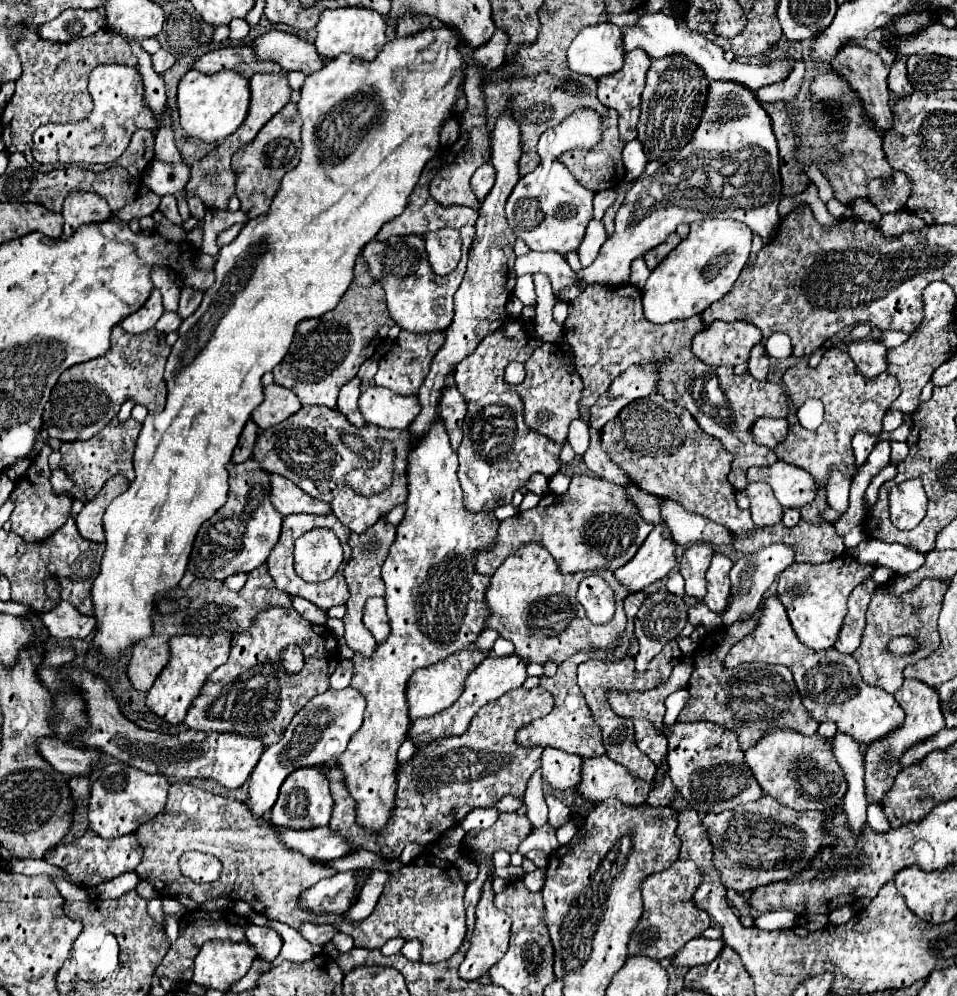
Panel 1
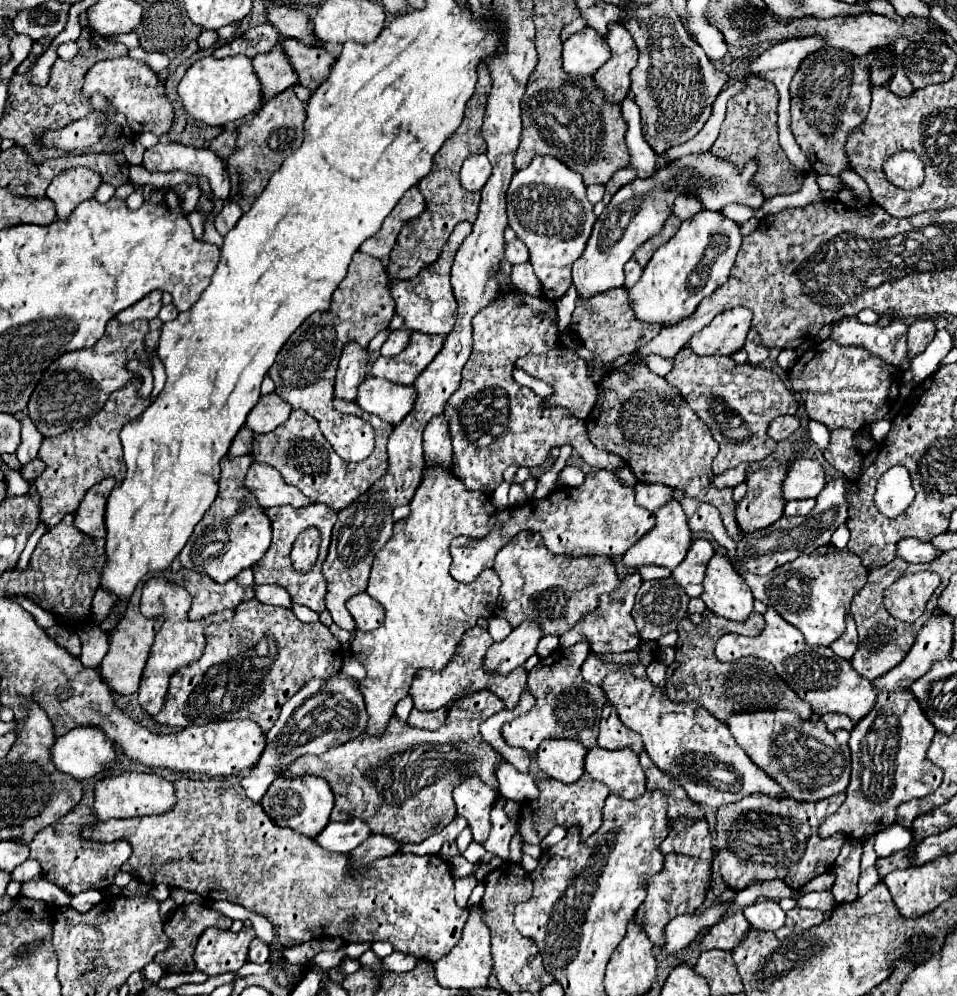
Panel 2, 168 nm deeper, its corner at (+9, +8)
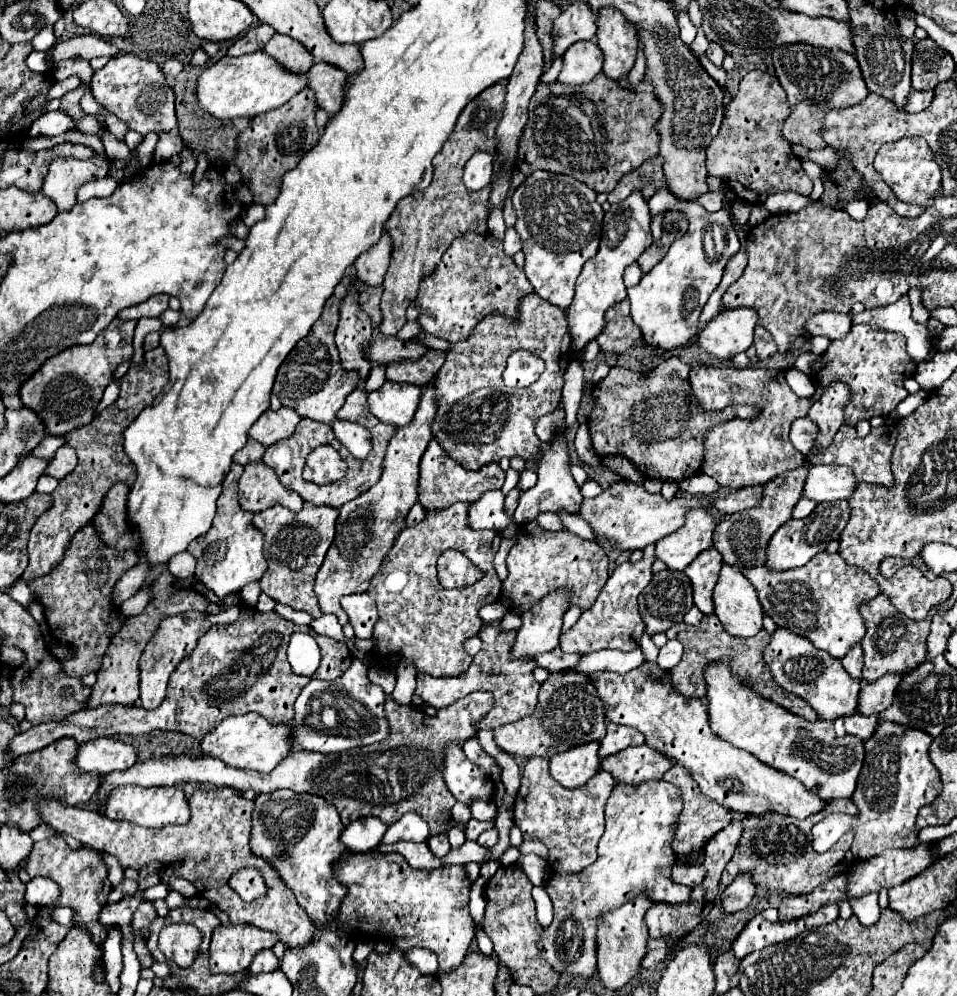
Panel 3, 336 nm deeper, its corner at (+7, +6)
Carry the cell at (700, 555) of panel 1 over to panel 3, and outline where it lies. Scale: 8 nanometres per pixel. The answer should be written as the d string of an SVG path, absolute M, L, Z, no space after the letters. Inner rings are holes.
M715 548L703 550L699 554L699 558L695 558L695 562L691 562L685 568L687 578L693 584L693 600L695 606L703 612L703 614L711 614L713 612L713 600L711 600L711 592L715 588L719 570L721 570L721 554Z

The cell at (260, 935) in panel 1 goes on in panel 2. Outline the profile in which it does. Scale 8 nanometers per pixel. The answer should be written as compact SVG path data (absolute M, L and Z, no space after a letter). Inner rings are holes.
M255 938L253 944L251 944L251 950L249 950L249 962L265 964L267 958L269 958L269 946L267 946L263 940Z

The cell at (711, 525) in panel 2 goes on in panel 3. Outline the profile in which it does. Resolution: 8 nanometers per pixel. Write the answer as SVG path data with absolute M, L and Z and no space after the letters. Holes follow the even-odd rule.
M819 552L801 568L775 572L765 566L755 566L745 568L743 574L757 588L763 610L777 626L809 638L815 648L829 652L833 658L843 658L843 654L863 638L865 624L857 608L879 594L877 582L863 568L853 568L839 554L829 552Z

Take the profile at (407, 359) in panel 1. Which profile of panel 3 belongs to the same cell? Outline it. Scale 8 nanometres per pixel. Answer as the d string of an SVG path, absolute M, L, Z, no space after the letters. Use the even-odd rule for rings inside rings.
M427 350L417 360L399 360L387 366L387 380L425 386L445 362L445 350Z

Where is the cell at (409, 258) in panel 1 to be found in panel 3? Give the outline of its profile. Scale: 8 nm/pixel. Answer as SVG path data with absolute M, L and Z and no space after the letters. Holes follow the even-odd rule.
M465 232L455 238L442 256L429 282L421 282L415 306L419 308L417 324L423 332L443 338L447 342L459 342L471 334L475 322L491 310L499 310L507 316L517 314L519 298L533 292L531 282L525 272L519 270L513 258L505 254L499 240L493 236L481 236L475 232Z

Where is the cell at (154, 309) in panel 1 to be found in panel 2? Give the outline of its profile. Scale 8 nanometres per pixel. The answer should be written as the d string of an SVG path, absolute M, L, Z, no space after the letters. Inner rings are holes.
M155 290L151 292L149 296L141 298L137 304L133 304L131 308L125 308L117 314L117 320L121 324L129 324L129 322L135 322L135 320L151 320L159 314L161 310L161 292Z

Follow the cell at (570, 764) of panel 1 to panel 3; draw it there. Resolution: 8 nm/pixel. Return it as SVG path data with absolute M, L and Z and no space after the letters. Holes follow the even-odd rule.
M599 742L575 746L567 752L551 756L551 776L565 788L583 786L599 772Z

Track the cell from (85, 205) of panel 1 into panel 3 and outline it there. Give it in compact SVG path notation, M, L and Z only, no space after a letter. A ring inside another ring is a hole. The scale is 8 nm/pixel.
M99 154L91 160L57 158L49 166L49 174L45 176L41 192L51 198L61 212L67 212L77 204L79 188L87 182L107 176L107 172L107 162Z

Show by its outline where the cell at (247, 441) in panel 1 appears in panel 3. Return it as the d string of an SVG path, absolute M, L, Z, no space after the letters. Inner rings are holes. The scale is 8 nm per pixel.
M249 438L247 440L247 444L239 450L239 452L235 452L235 456L233 456L233 462L237 462L237 464L249 464L249 462L259 462L261 460L261 456L263 456L263 452L265 452L265 446L263 444L259 444L257 440L253 440L253 438Z

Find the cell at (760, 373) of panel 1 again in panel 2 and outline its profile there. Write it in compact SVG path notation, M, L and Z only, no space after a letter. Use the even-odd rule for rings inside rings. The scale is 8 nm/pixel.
M751 330L751 332L747 334L745 350L747 350L747 354L749 354L749 364L753 364L753 366L759 364L759 362L763 362L763 360L769 356L769 350L763 346L761 336L757 336L755 330Z

